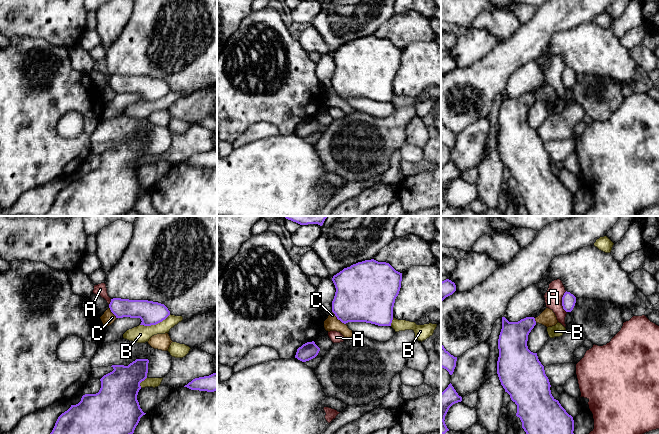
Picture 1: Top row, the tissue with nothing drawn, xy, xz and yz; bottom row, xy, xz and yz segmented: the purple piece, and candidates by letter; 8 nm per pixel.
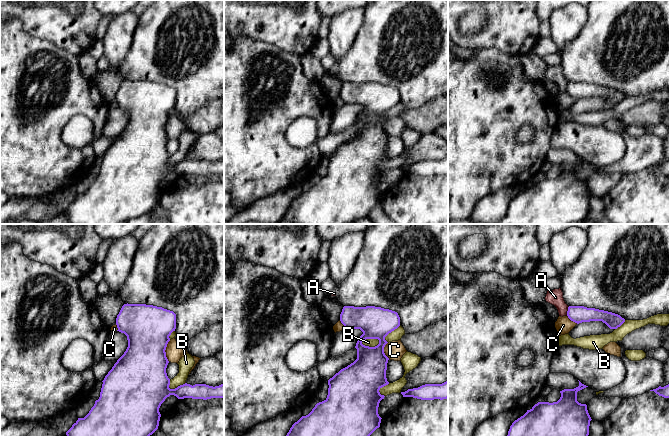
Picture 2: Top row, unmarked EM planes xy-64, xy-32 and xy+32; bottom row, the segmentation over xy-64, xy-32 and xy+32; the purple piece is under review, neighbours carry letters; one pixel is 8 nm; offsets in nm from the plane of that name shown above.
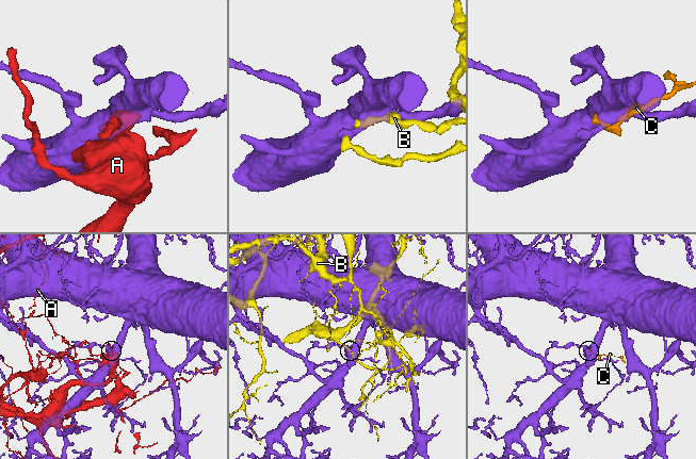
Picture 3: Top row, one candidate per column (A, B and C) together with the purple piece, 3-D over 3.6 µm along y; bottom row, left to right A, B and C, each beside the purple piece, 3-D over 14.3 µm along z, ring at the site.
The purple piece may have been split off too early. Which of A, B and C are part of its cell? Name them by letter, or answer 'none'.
C

